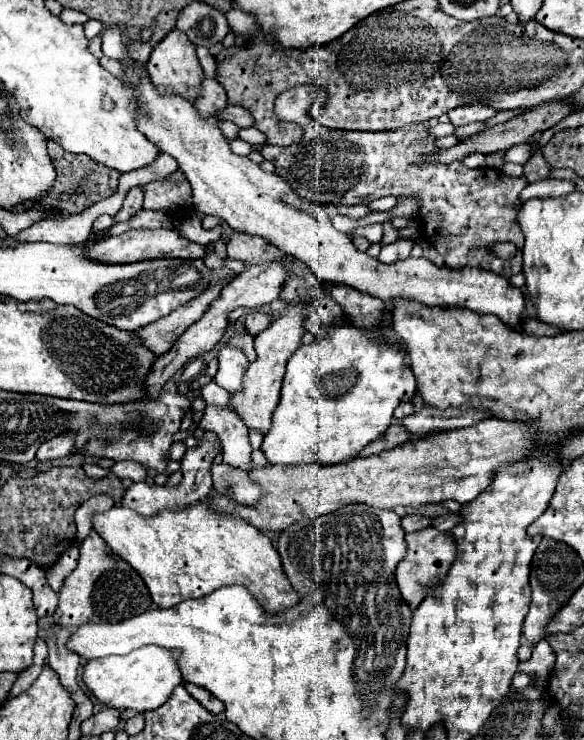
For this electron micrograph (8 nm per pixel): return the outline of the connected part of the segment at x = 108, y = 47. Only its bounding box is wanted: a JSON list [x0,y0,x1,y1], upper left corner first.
[100,27,123,61]

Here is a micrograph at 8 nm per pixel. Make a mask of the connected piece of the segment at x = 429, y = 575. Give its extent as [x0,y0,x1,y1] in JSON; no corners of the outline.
[395,526,455,610]

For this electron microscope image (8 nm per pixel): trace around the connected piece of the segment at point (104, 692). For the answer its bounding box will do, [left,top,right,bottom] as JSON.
[83,646,181,712]

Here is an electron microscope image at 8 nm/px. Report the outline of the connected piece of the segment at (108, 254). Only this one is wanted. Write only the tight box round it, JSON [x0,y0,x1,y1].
[87,228,205,264]

